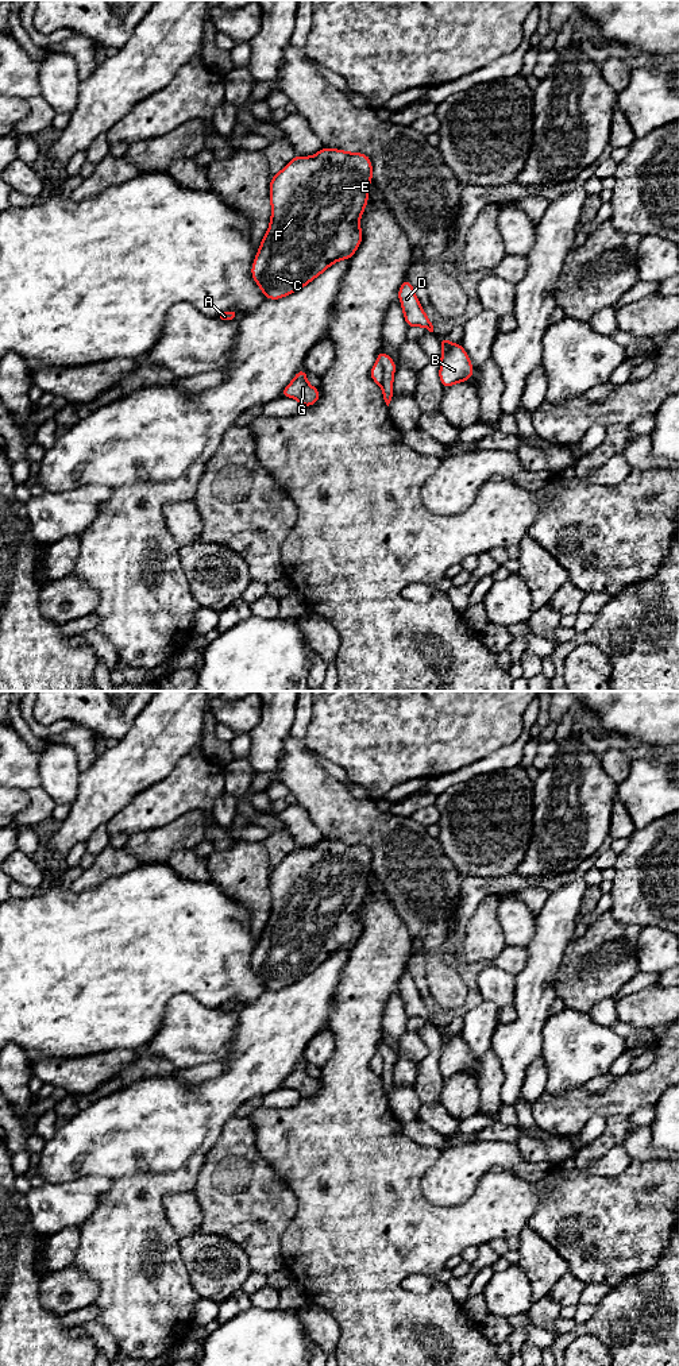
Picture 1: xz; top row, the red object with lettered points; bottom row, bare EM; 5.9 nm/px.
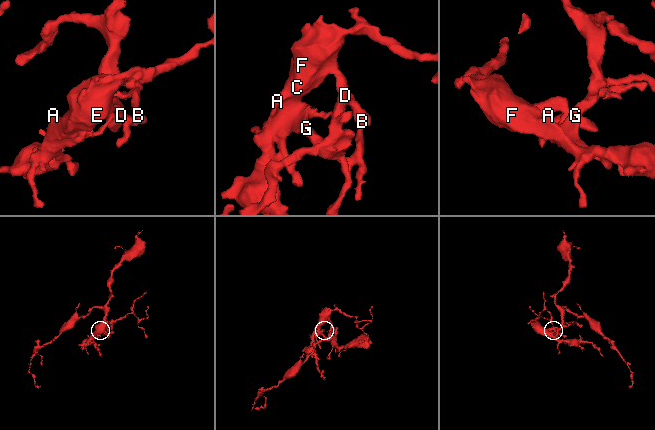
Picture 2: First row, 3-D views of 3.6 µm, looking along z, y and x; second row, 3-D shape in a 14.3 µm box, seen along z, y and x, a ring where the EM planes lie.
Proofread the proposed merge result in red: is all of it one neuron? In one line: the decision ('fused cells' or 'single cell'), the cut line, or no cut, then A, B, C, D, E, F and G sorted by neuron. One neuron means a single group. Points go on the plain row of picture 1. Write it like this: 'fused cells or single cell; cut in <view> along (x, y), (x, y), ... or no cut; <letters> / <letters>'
fused cells; cut in xz along (377, 1053), (382, 1058), (382, 1072), (379, 1075); A B C D E F / G

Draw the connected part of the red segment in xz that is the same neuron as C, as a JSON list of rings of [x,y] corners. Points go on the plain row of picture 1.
[[[323,838],[313,848],[296,846],[271,869],[271,911],[251,960],[266,989],[292,985],[331,956],[352,949],[363,927],[359,911],[369,891],[371,861],[366,845]]]

